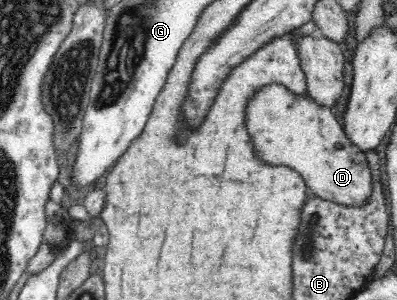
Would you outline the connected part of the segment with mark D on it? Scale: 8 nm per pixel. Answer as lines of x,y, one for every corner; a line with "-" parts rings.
269,85
260,93
262,95
258,97
258,101
254,101
254,109
250,113
250,135
254,137
254,141
258,141
258,149
262,149
262,153
266,153
270,161
286,164
300,173
308,188
318,198
342,207
366,207
374,195
372,170
366,152
348,138
343,124
338,121
336,115
330,109
315,103
311,96
291,95
287,89
279,85

